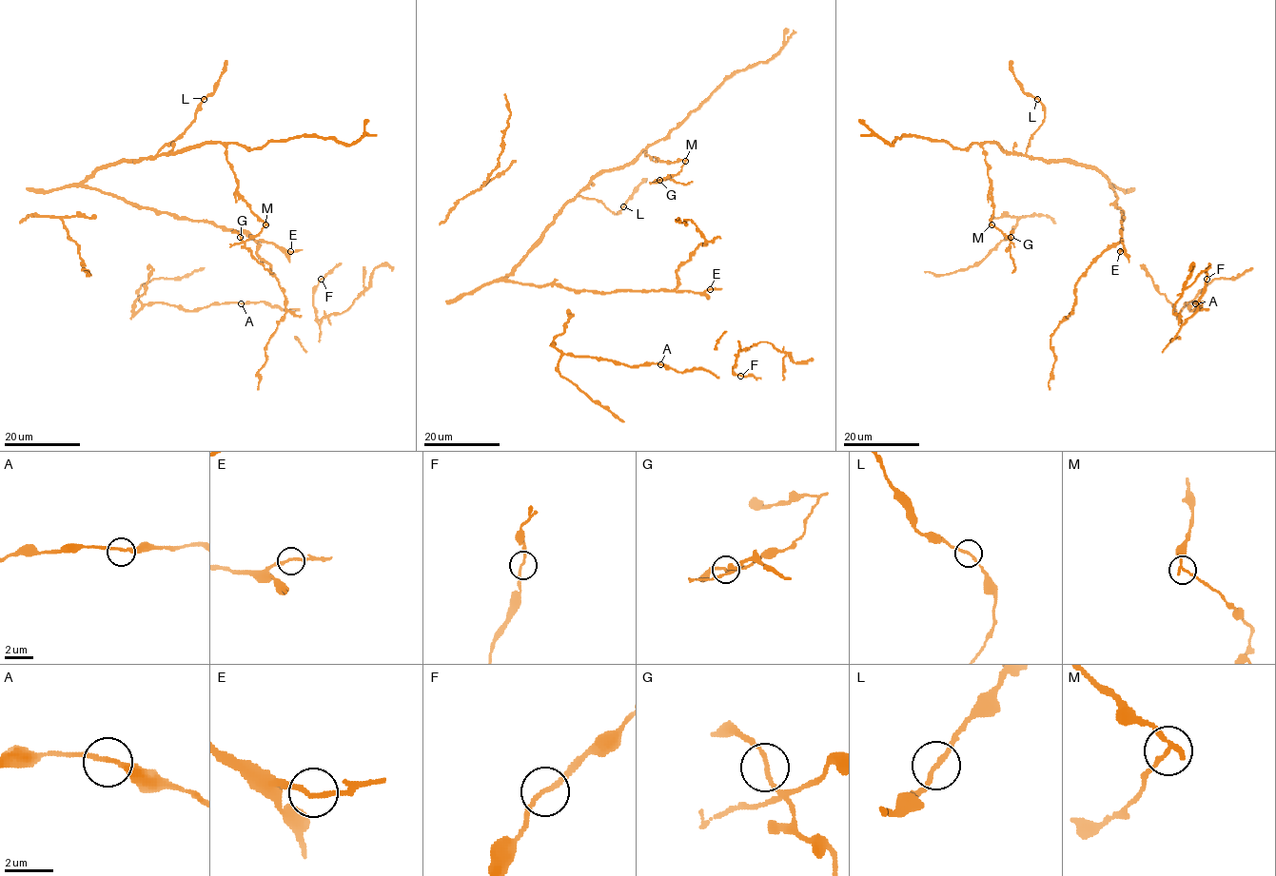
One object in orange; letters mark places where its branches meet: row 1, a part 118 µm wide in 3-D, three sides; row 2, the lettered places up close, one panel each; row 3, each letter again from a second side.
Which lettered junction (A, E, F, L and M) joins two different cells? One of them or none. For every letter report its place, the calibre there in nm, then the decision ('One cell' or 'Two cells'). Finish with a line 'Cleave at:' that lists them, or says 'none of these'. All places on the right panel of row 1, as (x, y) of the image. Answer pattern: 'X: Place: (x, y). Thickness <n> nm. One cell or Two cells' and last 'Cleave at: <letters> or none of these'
A: Place: (1195, 303). Thickness 200 nm. One cell
E: Place: (1120, 251). Thickness 200 nm. One cell
F: Place: (1207, 279). Thickness 160 nm. One cell
L: Place: (1037, 99). Thickness 180 nm. One cell
M: Place: (991, 224). Thickness 190 nm. Two cells
Cleave at: M

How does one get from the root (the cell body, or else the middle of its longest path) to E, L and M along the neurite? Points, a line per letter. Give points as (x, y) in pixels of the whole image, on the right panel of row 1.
E: (1111, 186), (1116, 195), (1115, 204), (1123, 216), (1123, 248), (1120, 251)
L: (1111, 186), (1093, 168), (1043, 162), (1026, 154), (1030, 137), (1044, 119), (1045, 110), (1037, 99)
M: (1111, 186), (1093, 168), (1008, 154), (996, 144), (985, 143), (982, 148), (993, 208), (991, 225)

